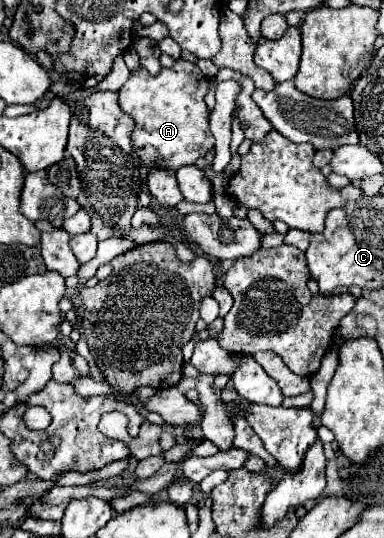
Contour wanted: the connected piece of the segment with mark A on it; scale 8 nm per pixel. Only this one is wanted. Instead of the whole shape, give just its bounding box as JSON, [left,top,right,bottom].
[118,59,214,169]

